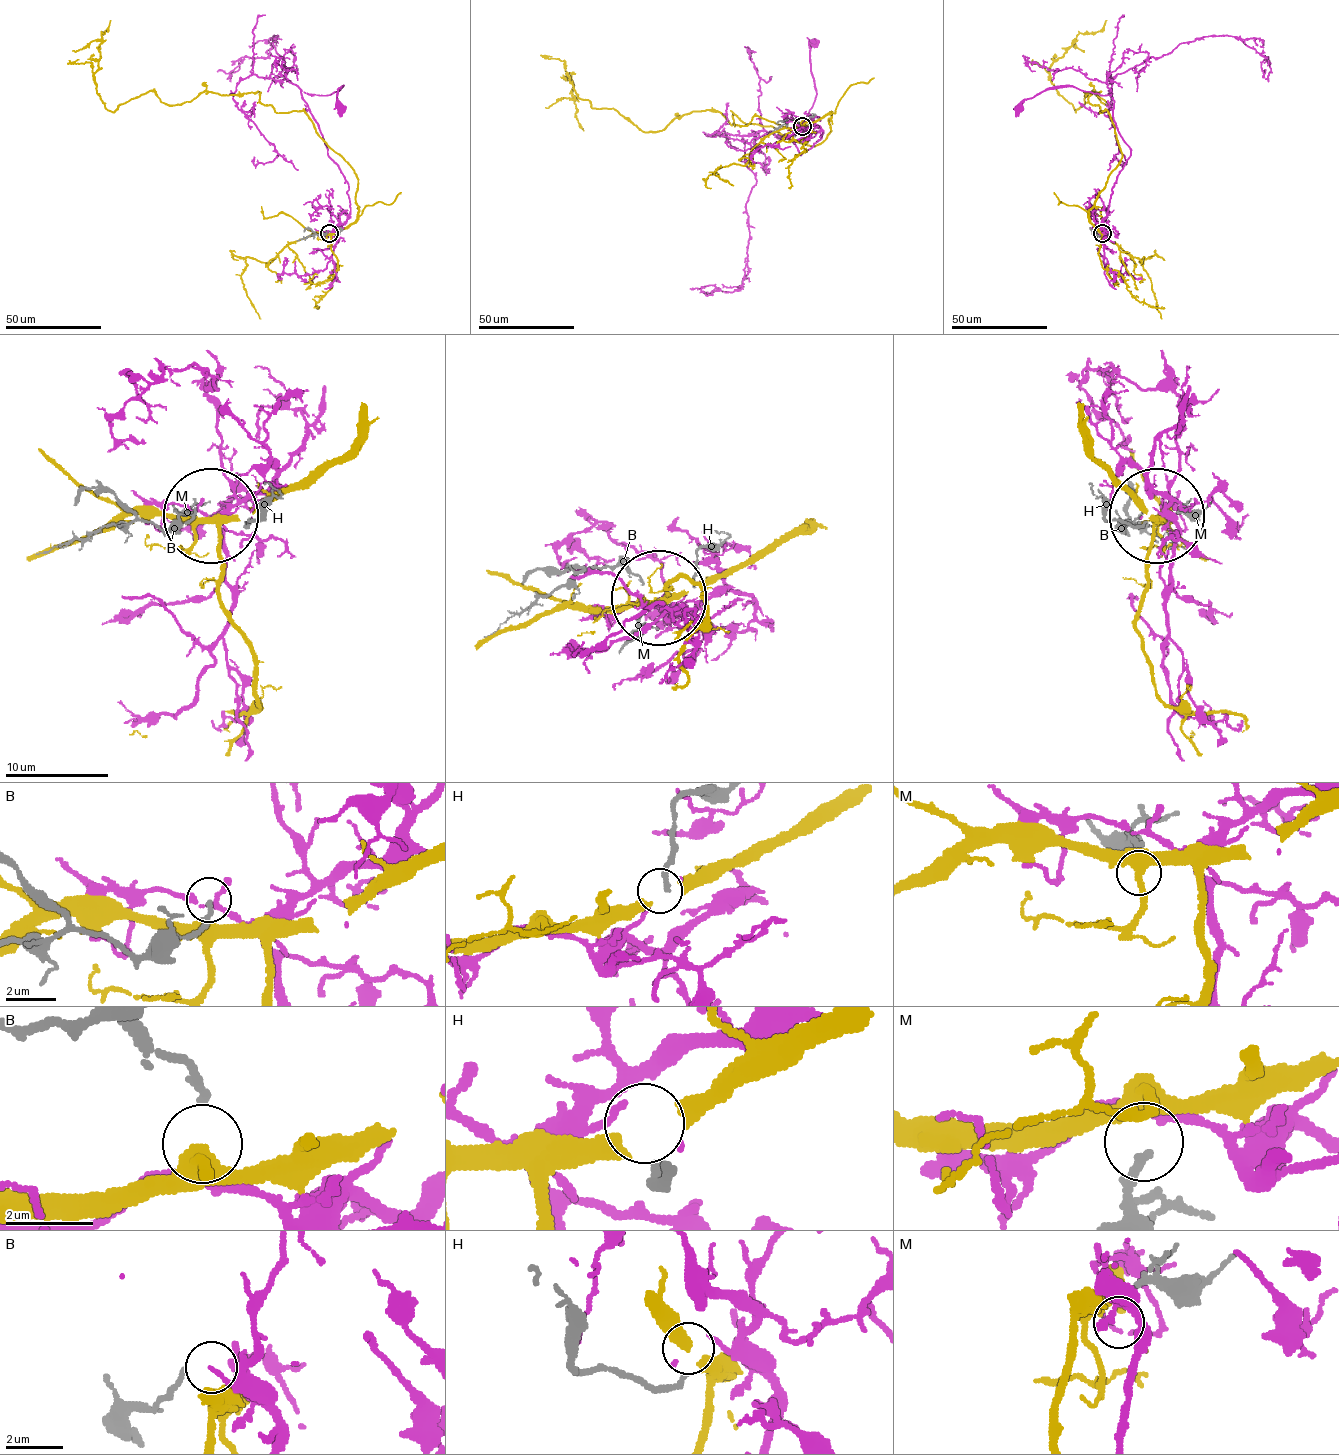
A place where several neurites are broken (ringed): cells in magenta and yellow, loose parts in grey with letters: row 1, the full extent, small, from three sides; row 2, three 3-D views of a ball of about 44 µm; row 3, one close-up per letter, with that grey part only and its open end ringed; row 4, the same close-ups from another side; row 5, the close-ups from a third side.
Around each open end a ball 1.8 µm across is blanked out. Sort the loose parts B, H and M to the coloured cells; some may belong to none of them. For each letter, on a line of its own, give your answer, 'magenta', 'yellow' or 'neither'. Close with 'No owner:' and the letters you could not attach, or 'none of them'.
B: magenta
H: neither
M: neither
No owner: H, M

